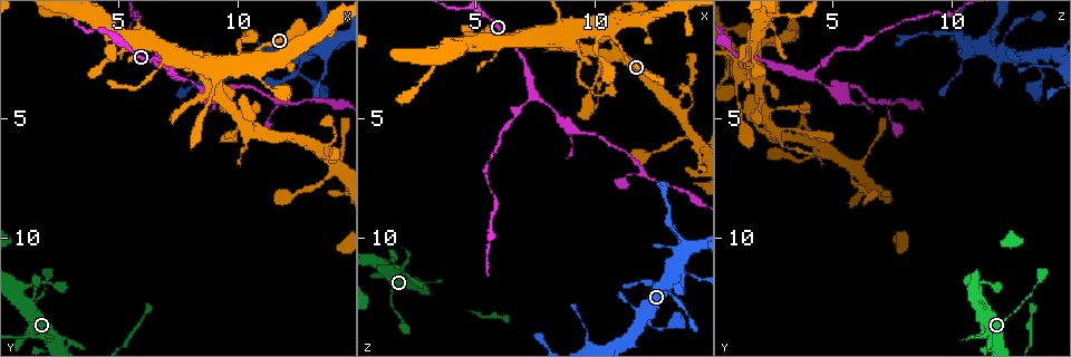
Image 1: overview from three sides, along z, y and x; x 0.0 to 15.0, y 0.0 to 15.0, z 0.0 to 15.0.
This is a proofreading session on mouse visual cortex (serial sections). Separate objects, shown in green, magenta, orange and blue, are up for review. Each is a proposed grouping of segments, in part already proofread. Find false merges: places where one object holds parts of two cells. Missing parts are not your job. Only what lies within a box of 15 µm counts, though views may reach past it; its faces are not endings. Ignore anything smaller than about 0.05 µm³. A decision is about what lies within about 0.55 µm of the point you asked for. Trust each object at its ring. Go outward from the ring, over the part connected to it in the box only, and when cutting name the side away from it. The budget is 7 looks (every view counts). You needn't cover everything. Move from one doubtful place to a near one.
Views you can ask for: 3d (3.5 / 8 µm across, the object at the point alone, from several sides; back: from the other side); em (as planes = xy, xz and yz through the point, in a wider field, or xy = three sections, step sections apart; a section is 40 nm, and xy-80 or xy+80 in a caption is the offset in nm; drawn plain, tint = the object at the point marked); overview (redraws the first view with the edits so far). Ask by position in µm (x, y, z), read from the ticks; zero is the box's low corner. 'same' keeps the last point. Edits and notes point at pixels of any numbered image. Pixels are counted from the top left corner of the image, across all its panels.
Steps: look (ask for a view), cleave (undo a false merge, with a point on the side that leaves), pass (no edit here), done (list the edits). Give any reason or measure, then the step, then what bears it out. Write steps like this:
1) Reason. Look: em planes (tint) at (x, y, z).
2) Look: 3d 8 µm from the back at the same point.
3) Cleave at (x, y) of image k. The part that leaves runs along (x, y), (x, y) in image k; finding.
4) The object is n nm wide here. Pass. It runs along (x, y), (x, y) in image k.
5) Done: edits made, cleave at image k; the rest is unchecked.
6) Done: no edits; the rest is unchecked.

Thin neck. Look: 3d 3.5 µm at (1.6, 12.0, 11.1).

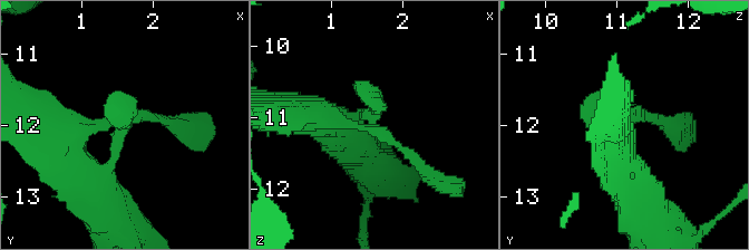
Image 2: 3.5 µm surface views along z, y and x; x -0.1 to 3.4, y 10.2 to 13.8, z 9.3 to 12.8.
Now the EM. Look: em xy step 5 (tint) at (1.65, 11.95, 11.10).

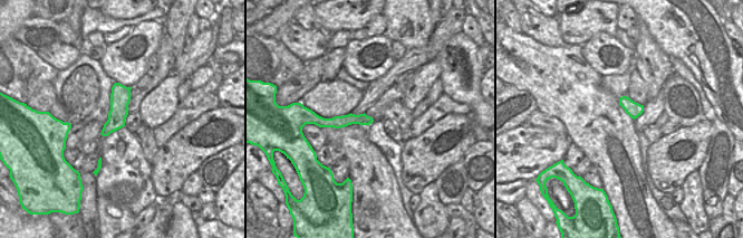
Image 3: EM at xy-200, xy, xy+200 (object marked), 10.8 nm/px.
Pass. It runs along (101, 184), (135, 116), (183, 126) in image 2; one cell here.

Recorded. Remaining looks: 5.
A fork. Look: 3d 3.5 µm at (7.5, 3.3, 3.9).

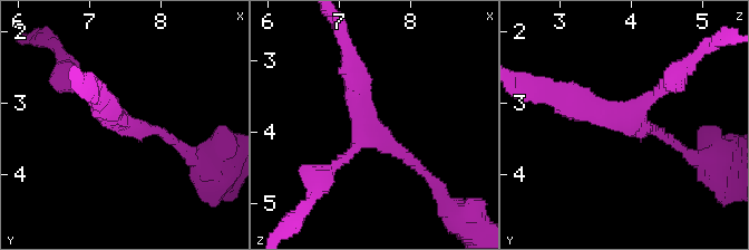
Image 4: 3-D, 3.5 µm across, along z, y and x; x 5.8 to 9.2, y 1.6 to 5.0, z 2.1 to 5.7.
3 arms meet here; the arms are 150, 150, 350 nm wide. Look: em xy step 1 (tint) at (7.45, 3.25, 3.90).

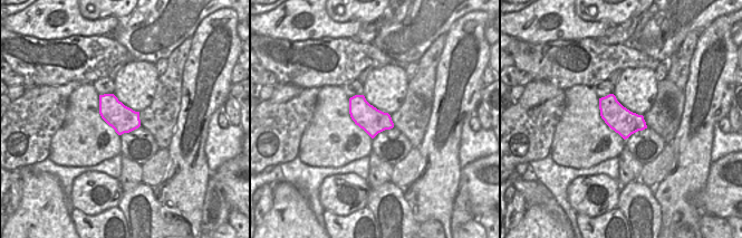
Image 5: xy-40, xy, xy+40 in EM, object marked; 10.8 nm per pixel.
Pass. It runs along (348, 65), (368, 127), (426, 173) in image 4; continuous, no second cell.

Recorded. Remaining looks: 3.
Abrupt turn. Look: 3d 3.5 µm at (13.8, 1.4, 10.2).

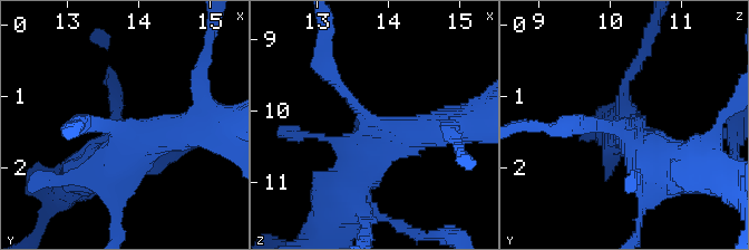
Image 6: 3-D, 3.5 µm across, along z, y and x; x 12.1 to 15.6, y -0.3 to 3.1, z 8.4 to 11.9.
3 arms meet here; the arms are 200, 500, 600 nm wide; shape alone is not enough. Look: em xy step 2 (tint) at (13.75, 1.40, 10.15).

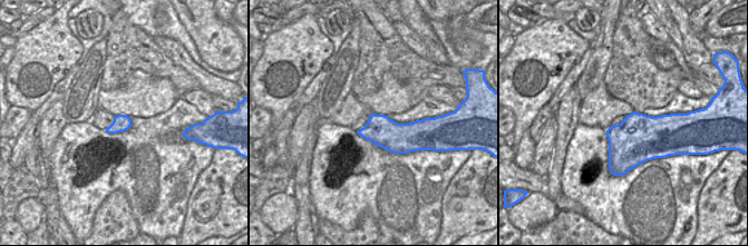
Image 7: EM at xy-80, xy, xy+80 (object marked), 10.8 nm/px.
Cut it another way. Look: em xy step 5 (tint) at the same point.

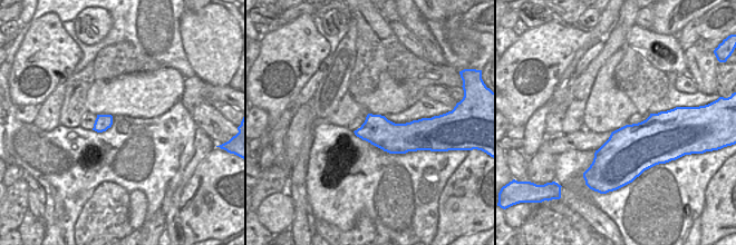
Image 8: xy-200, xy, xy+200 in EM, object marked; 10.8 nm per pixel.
The object is 320 nm wide here. Pass. It runs along (665, 166), (616, 126), (560, 126) in image 6; all the same cell.

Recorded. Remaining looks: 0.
Done: no edits; the rest is unchecked.

